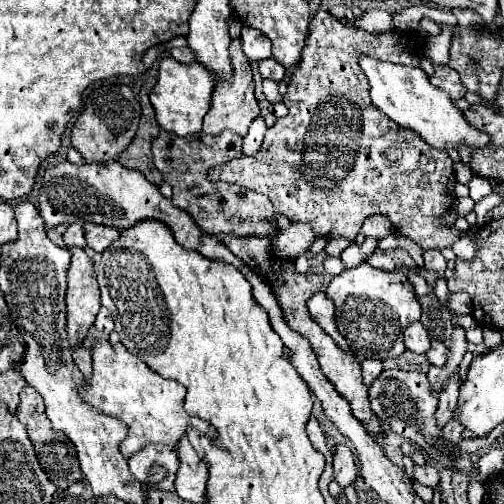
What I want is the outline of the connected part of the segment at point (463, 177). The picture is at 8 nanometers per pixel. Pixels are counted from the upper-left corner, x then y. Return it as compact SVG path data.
M459 161L458 163L454 164L453 168L457 182L467 185L472 178L470 168L462 161Z

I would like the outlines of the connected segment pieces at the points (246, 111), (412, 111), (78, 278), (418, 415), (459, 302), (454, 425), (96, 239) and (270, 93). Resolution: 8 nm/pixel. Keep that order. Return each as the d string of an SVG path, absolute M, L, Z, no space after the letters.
M232 39L230 43L230 61L232 61L232 81L216 81L214 93L212 93L212 107L204 117L204 127L202 131L208 135L216 135L222 129L232 129L236 133L240 133L242 137L248 133L248 127L252 123L254 117L260 115L258 109L258 101L254 97L254 83L252 83L252 69L248 63L248 57L244 57L242 51L242 41L240 39Z
M366 53L358 57L358 65L370 81L372 103L398 125L420 133L432 147L444 151L446 147L458 147L460 143L466 143L468 147L488 145L488 135L470 127L462 111L456 109L454 103L450 101L448 93L436 89L420 67L406 67L406 65L380 61L368 57Z
M70 249L72 265L68 269L68 289L66 289L66 331L70 337L70 349L86 339L100 311L100 289L96 283L96 271L92 259L84 249Z
M384 369L380 373L380 377L370 385L368 393L370 393L372 411L382 421L386 421L394 433L414 441L424 453L428 453L442 467L452 467L452 469L460 469L460 471L472 469L468 453L456 451L452 443L440 441L440 427L436 425L436 419L434 419L434 413L438 407L438 395L432 393L430 383L424 373Z
M452 293L450 295L450 309L456 311L456 313L464 313L464 315L470 315L470 295L468 293Z
M451 419L443 428L443 440L449 442L458 442L462 438L462 432L464 426L458 423L458 421Z
M84 223L84 237L86 237L86 245L88 245L94 253L102 253L114 239L120 237L120 231L108 227L108 225Z
M262 79L262 87L264 87L264 95L270 103L276 103L282 99L282 95L278 93L278 83L276 81L268 81L268 79Z

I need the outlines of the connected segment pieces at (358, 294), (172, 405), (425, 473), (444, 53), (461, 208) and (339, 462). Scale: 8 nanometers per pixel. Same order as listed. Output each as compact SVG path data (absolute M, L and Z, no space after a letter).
M360 263L354 269L344 269L332 277L326 297L336 305L336 325L348 347L358 361L364 359L390 359L404 353L402 331L406 325L420 321L420 303L408 281L400 279L396 271L382 271L368 263Z
M98 341L92 349L92 359L94 375L80 393L94 409L128 425L128 437L120 443L120 453L128 459L150 443L162 443L174 449L186 433L184 423L188 421L188 415L184 415L182 407L186 389L178 381L156 375L156 371L148 369L148 365L132 355L122 343L110 345L108 341Z
M429 464L424 466L414 465L414 477L416 481L420 481L422 485L428 485L428 487L438 487L438 471L434 467L430 467Z
M442 23L442 25L440 25L440 35L428 39L426 57L428 57L432 63L440 63L440 65L446 65L446 63L448 63L448 49L450 49L450 45L452 45L452 33L454 33L454 29L456 29L454 25Z
M458 197L454 211L456 211L458 217L464 217L464 215L468 215L468 213L474 211L474 205L476 205L476 203L474 203L470 197Z
M338 445L334 449L334 479L338 481L338 485L346 487L356 481L356 475L358 475L358 469L356 469L352 451L346 445Z

